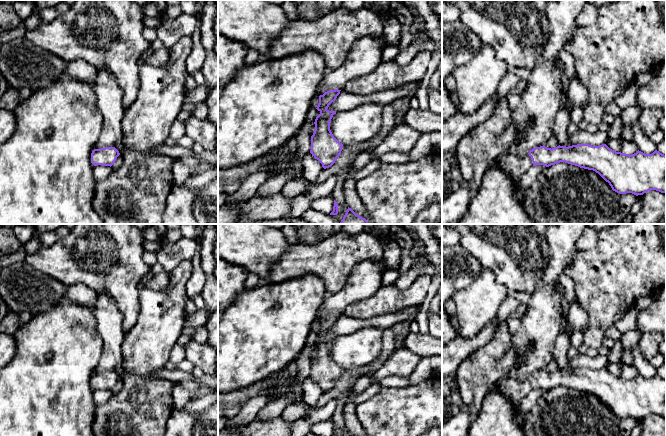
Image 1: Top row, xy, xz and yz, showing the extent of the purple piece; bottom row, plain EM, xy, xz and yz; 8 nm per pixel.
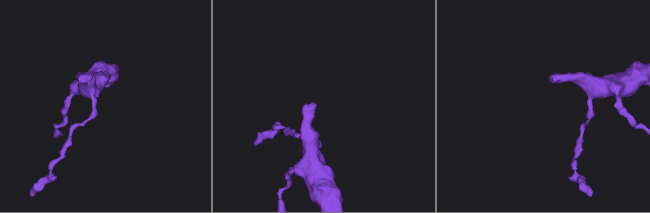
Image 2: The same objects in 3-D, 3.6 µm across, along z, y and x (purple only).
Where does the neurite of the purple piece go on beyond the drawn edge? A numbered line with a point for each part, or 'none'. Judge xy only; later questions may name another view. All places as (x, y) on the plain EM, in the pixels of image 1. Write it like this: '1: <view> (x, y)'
none

